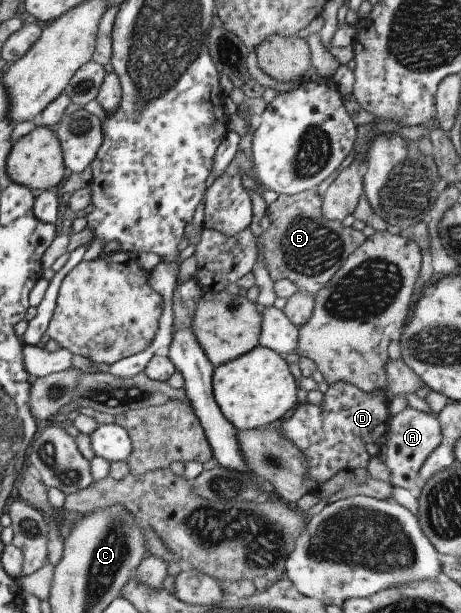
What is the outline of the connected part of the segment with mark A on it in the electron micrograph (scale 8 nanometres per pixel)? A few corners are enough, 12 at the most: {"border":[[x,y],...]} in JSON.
{"border":[[405,406],[381,458],[392,487],[411,489],[441,442],[437,415]]}

